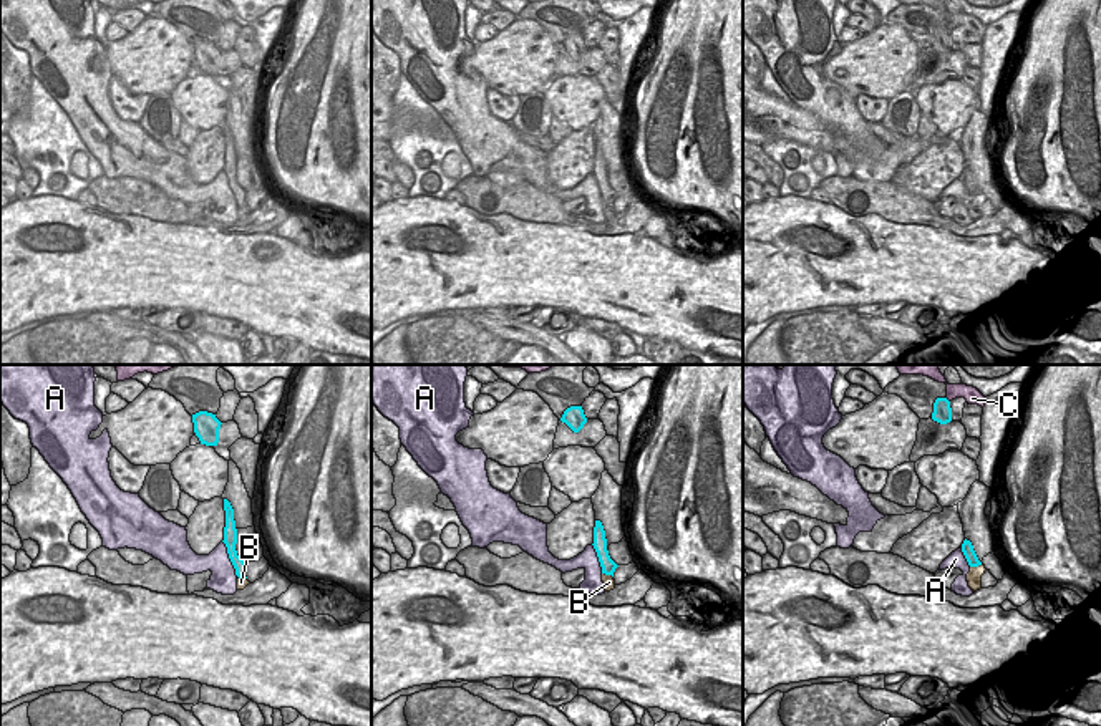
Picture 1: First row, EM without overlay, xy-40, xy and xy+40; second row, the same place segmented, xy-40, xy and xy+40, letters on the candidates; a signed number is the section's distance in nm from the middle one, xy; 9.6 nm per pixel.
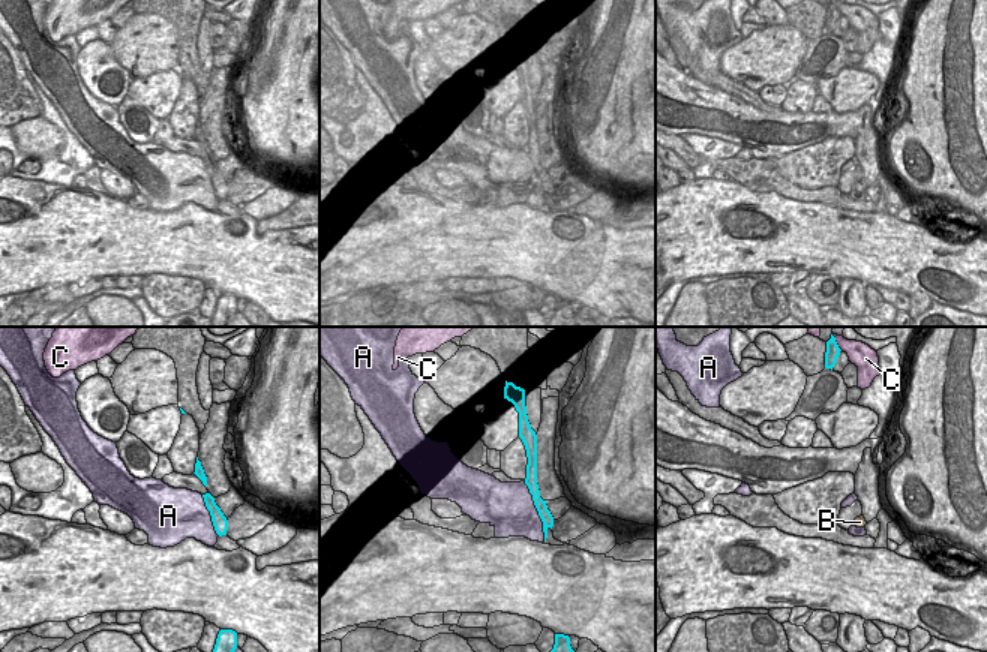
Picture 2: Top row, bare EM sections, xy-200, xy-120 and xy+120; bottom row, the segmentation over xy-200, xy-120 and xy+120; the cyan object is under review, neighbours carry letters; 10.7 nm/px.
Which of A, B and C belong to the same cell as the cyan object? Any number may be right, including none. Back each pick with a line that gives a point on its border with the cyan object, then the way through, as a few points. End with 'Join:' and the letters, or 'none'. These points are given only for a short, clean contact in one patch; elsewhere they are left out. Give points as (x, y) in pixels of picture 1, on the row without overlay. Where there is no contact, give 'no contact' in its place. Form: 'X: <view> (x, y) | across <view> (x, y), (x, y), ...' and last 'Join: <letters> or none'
Join: none

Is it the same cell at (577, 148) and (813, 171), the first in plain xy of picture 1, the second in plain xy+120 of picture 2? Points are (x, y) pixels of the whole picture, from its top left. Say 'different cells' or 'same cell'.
same cell

